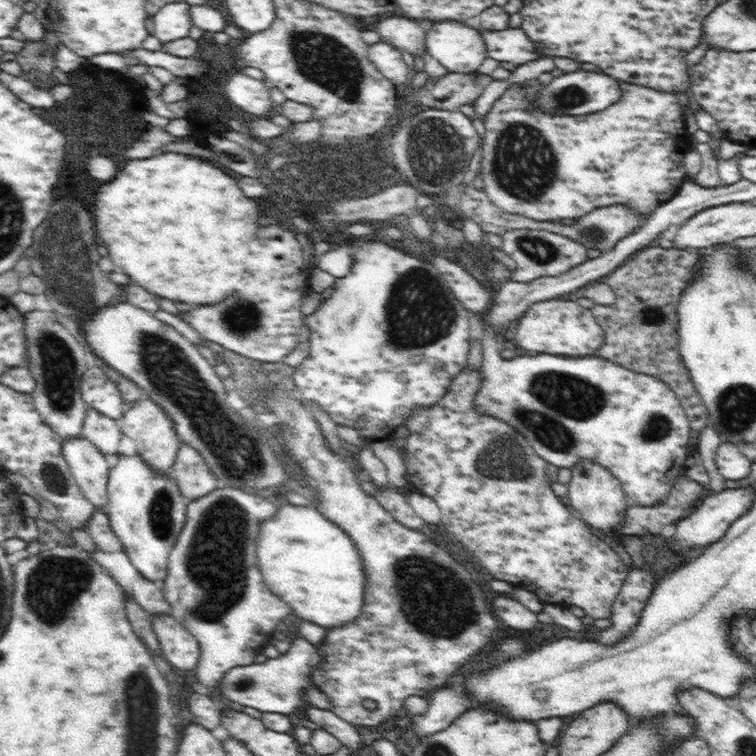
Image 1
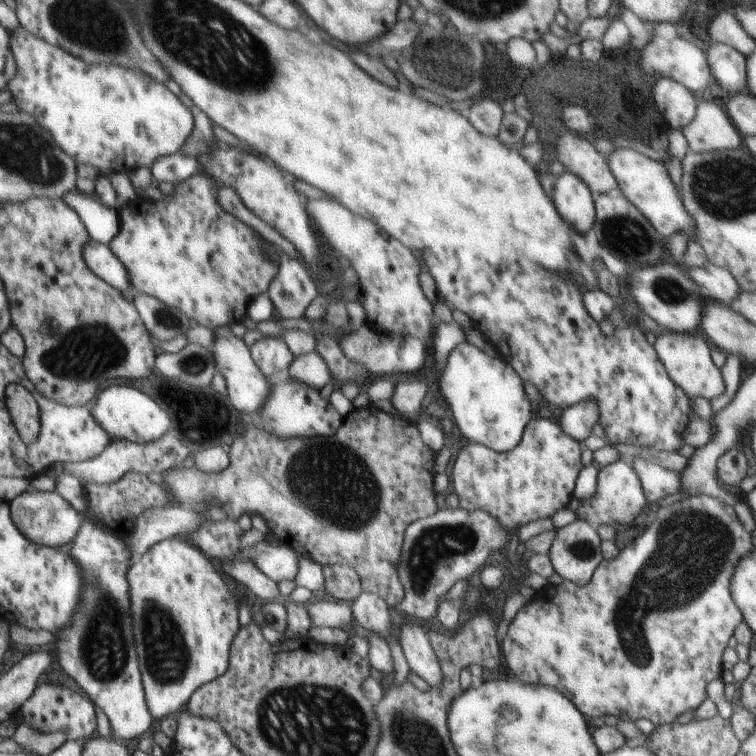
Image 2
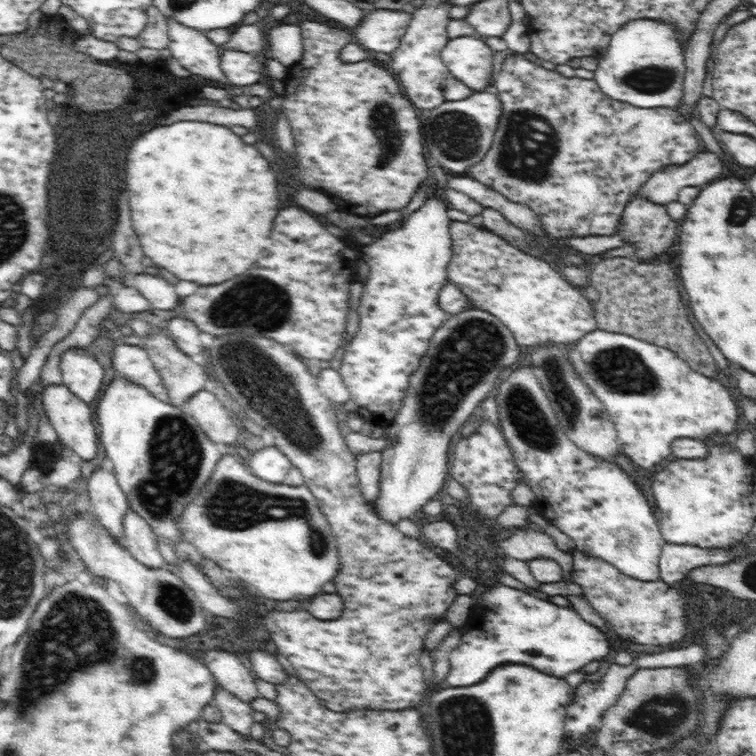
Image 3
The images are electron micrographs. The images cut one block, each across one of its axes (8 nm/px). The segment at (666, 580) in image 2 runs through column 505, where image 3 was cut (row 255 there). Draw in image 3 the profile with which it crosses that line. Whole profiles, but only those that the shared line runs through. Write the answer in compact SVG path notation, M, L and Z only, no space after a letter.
M635 195L635 199L626 204L620 221L622 221L625 243L630 242L635 245L632 259L645 263L658 259L658 256L662 256L672 246L678 232L676 226L680 223L670 218L665 206L650 202L639 195Z

